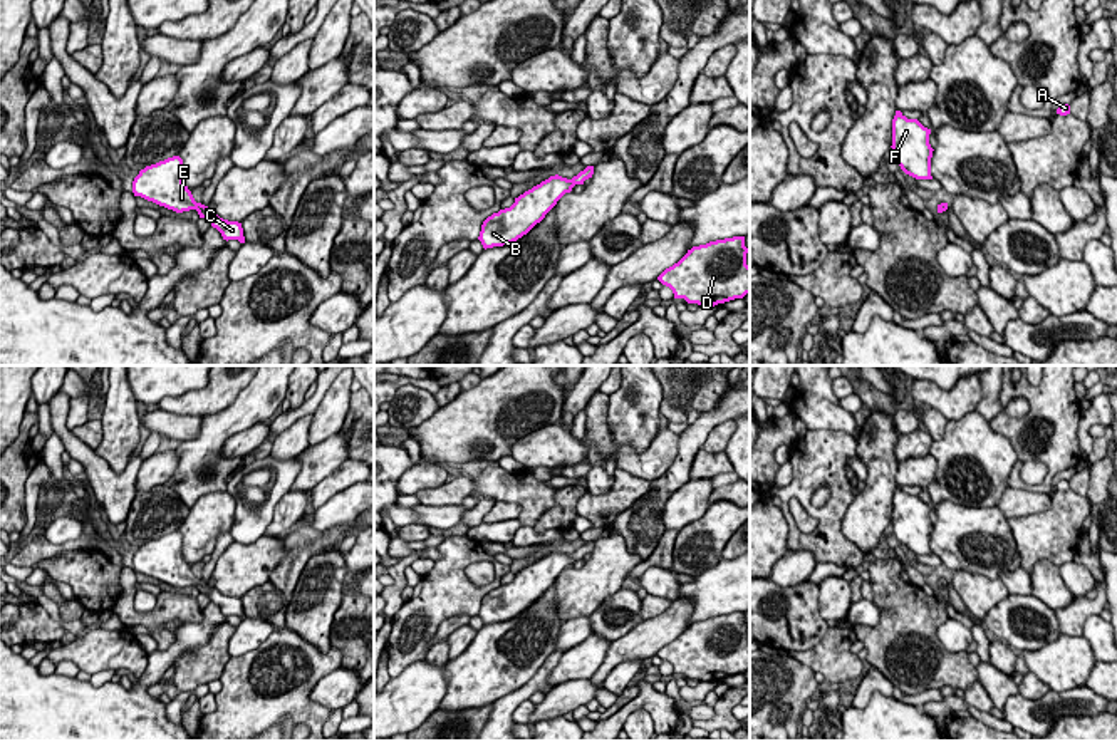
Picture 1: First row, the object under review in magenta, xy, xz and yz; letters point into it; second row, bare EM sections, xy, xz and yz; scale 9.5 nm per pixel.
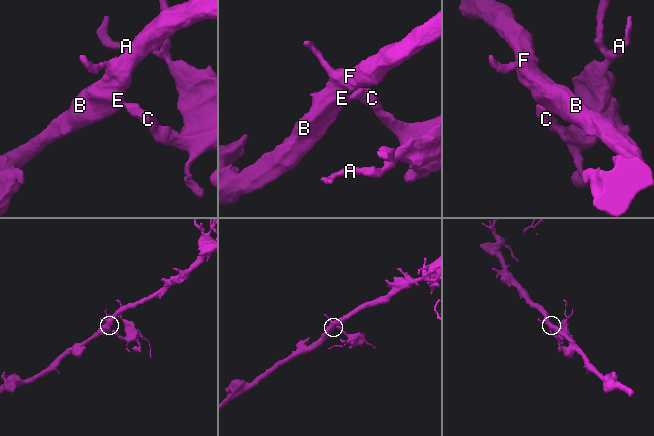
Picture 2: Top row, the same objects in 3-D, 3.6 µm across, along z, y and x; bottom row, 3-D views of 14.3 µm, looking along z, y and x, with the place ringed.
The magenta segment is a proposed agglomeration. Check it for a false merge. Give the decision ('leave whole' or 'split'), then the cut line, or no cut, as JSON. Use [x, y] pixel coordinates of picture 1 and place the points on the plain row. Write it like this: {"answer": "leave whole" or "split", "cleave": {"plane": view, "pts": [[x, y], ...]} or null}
{"answer": "leave whole", "cleave": null}

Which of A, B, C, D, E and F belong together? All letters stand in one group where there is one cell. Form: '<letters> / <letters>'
A B C D E F

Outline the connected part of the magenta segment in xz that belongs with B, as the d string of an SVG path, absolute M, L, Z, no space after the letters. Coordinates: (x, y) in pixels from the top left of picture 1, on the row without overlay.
M587 542L572 555L555 550L515 573L510 583L500 585L483 597L478 612L483 624L510 620L527 610L565 568L570 568L575 560L584 560L592 550L594 542Z

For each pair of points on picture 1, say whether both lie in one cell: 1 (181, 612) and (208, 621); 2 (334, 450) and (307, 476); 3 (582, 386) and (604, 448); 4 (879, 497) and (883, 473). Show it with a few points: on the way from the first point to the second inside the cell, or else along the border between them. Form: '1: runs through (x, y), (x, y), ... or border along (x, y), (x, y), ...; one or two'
1: border along (203, 611), (171, 644); two
2: runs through (327, 456), (314, 470); one
3: border along (597, 389), (584, 406); two
4: runs through (879, 492), (881, 478); one

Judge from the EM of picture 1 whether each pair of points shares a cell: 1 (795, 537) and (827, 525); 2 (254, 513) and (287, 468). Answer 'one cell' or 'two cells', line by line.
1: one cell
2: one cell

